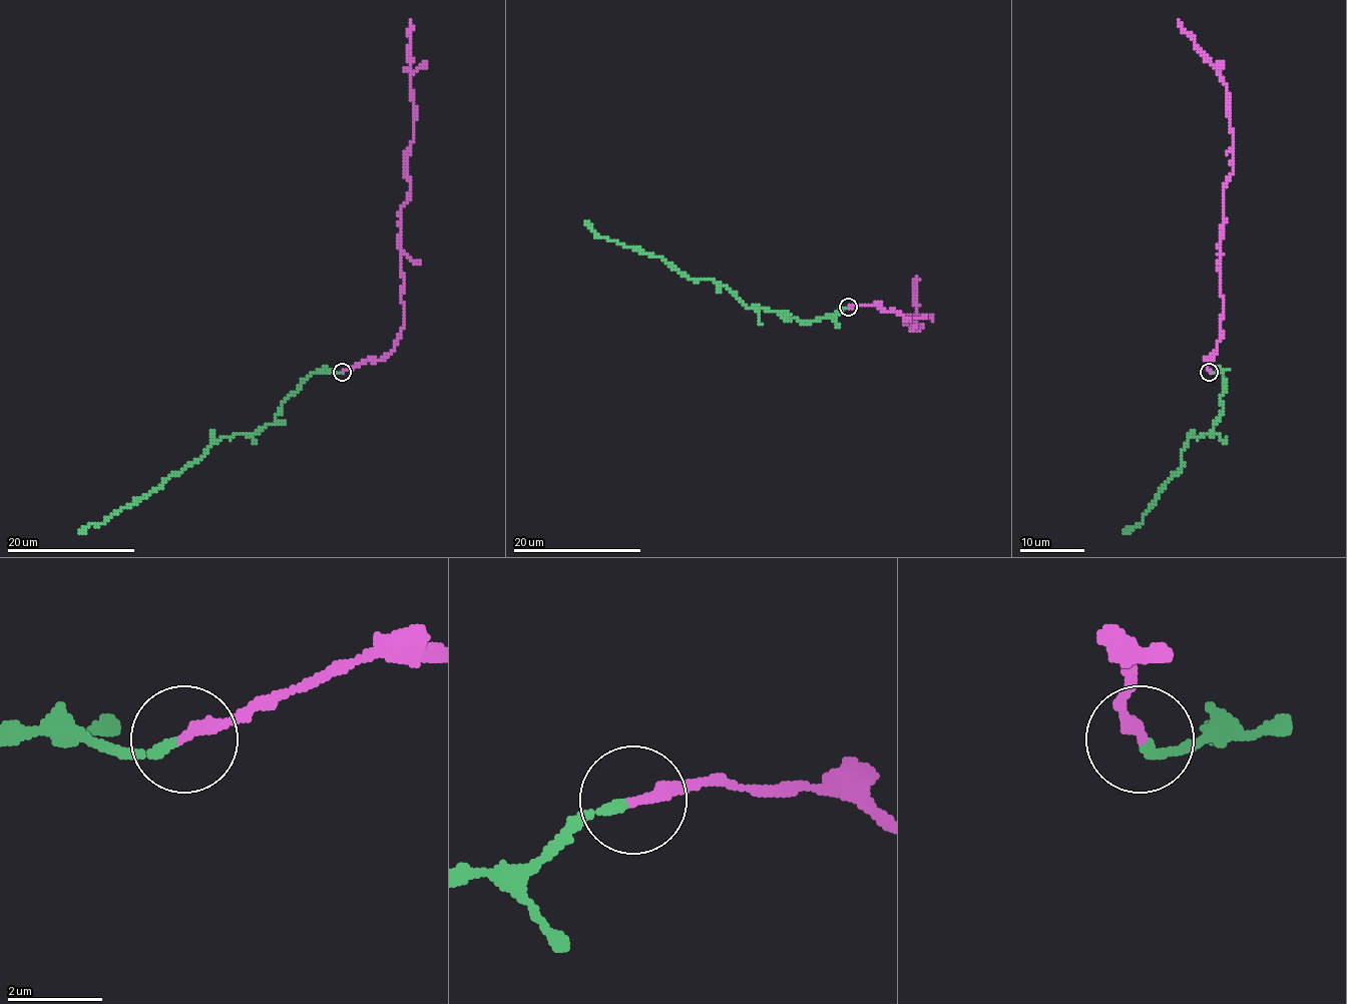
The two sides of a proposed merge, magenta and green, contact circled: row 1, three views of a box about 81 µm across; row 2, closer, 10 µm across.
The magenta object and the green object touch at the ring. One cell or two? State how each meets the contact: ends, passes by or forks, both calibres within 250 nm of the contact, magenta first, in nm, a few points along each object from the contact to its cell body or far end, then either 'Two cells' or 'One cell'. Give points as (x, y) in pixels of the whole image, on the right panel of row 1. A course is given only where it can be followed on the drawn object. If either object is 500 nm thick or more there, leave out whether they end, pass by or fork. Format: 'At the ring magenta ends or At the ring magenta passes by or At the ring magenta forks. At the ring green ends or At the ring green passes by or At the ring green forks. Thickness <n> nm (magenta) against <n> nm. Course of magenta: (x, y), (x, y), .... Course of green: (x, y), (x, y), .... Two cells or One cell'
At the ring magenta ends. At the ring green ends. Thickness 240 nm (magenta) against 190 nm. Course of magenta: (1210, 372), (1208, 361), (1221, 338), (1219, 249), (1232, 135), (1227, 91), (1216, 67), (1177, 20). Course of green: (1210, 372), (1222, 374), (1222, 414), (1210, 435), (1189, 439), (1181, 470), (1160, 491), (1141, 524), (1125, 532). Two cells

